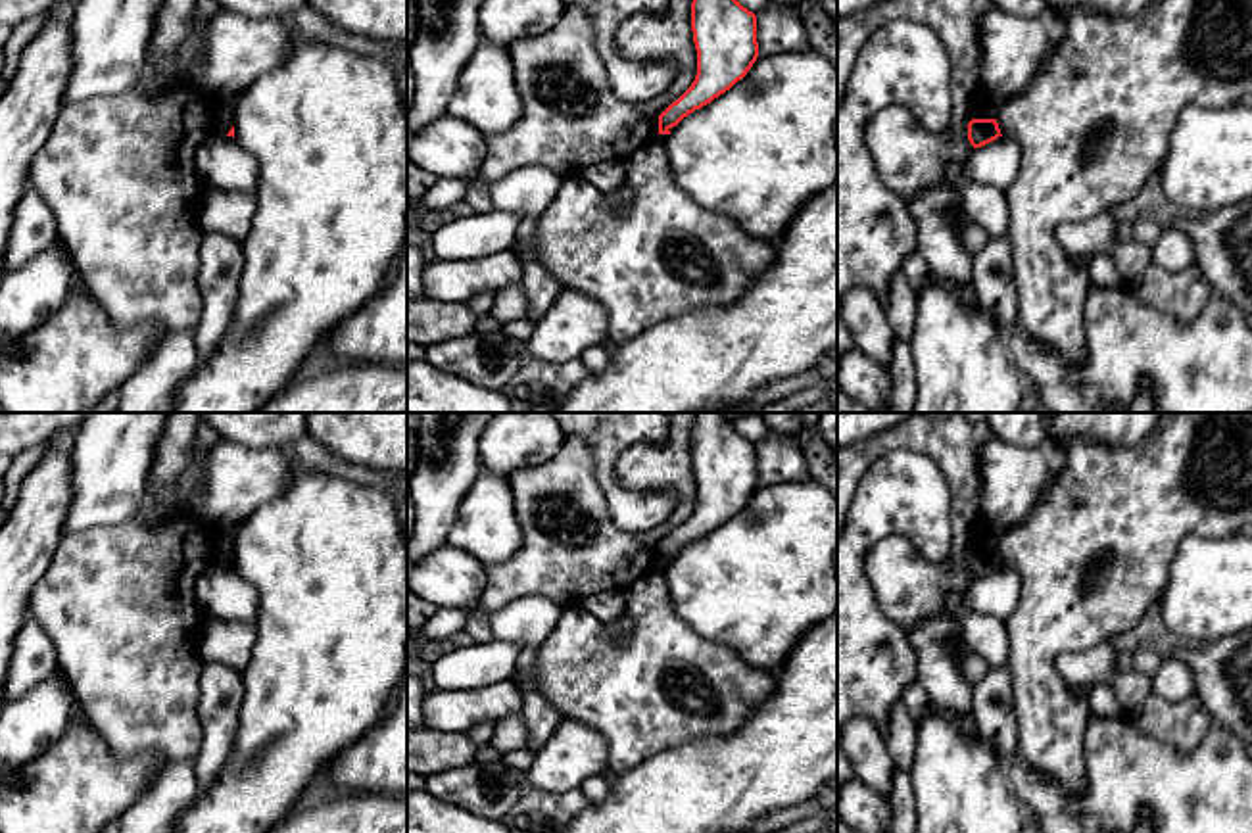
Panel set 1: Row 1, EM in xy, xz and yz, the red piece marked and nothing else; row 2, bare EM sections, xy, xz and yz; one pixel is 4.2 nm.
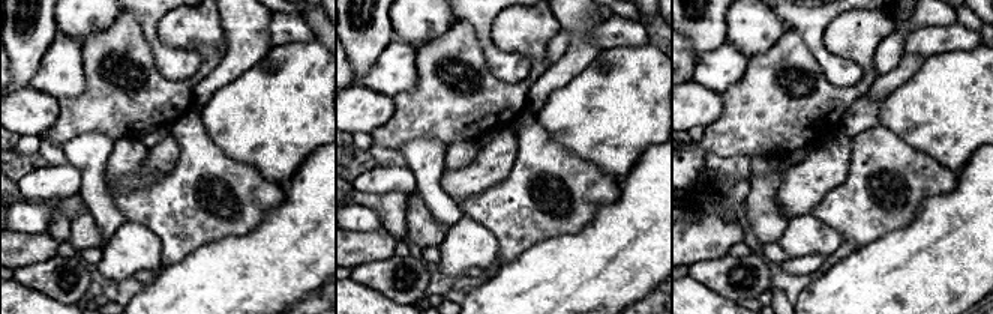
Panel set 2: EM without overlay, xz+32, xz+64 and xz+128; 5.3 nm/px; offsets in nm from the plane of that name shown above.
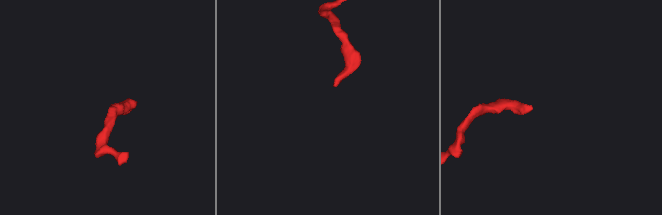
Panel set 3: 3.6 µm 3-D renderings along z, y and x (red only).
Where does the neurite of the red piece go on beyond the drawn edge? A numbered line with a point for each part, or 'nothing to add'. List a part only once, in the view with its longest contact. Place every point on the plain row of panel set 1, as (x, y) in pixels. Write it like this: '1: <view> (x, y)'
nothing to add

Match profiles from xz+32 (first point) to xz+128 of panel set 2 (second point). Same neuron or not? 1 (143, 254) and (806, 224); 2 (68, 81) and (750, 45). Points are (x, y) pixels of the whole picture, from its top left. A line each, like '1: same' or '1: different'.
1: same
2: different

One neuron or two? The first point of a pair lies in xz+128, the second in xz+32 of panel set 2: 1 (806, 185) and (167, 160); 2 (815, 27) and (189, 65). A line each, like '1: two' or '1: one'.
1: one
2: one

